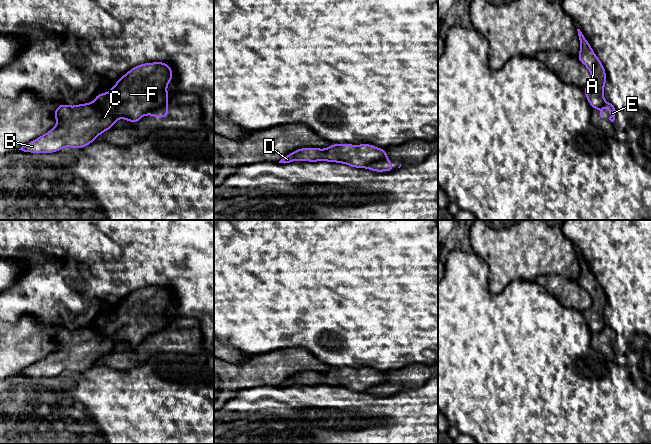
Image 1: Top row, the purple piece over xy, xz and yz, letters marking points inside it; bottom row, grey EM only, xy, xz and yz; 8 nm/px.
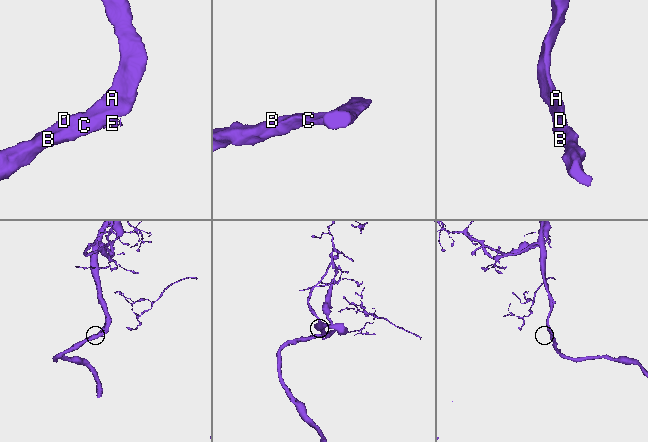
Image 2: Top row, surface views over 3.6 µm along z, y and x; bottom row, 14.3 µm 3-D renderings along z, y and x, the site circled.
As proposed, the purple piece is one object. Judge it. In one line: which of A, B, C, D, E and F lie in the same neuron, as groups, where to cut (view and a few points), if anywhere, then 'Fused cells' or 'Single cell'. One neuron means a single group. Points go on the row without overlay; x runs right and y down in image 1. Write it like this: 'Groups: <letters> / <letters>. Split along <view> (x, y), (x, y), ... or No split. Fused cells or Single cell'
Groups: A B C D F / E. Split along xy (166, 325), (160, 330), (150, 333), (145, 338). Fused cells

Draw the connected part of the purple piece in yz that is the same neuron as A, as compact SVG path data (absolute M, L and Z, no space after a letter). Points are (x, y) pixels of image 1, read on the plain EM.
M580 253L577 255L581 269L577 282L591 297L591 306L583 312L583 315L591 333L600 333L606 325L603 319L607 303L605 291Z

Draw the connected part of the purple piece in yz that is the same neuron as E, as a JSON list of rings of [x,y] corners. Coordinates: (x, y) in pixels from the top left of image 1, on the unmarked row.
[[[605,325],[604,328],[602,329],[602,331],[599,333],[601,342],[604,340],[603,337],[602,337],[602,335],[603,335],[603,331],[604,331],[605,329],[608,330],[608,337],[611,339],[611,340],[609,341],[609,344],[610,344],[611,346],[614,346],[616,334],[615,334],[614,330],[613,330],[611,327],[609,327],[608,325]]]

